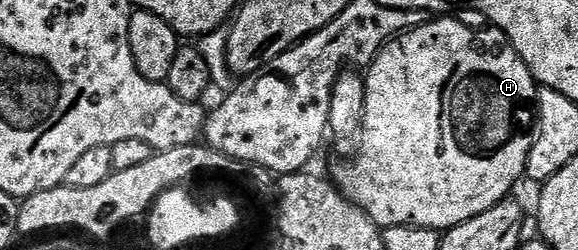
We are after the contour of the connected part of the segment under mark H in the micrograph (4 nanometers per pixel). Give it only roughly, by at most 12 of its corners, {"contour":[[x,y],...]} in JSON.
{"contour":[[438,16],[368,67],[332,175],[379,226],[445,232],[526,172],[539,83]]}

